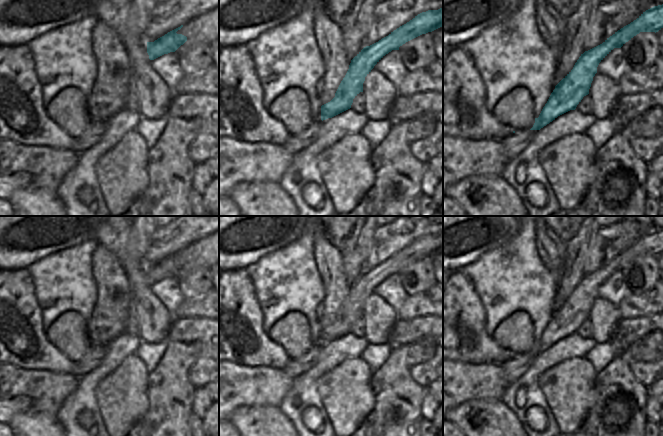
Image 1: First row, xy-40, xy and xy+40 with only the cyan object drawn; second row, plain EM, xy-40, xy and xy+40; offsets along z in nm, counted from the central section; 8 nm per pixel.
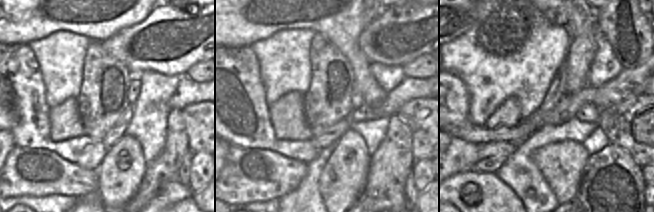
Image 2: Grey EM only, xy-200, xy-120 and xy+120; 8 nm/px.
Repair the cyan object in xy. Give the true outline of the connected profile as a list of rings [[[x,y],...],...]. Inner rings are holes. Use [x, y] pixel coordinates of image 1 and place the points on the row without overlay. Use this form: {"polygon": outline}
{"polygon": [[[443,232],[428,234],[415,240],[378,266],[364,271],[352,284],[335,321],[321,330],[321,344],[332,342],[351,332],[353,323],[363,316],[365,301],[392,274],[406,266],[443,250]]]}

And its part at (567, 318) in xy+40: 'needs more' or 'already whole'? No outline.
already whole

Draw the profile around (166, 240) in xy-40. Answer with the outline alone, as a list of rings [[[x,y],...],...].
[[[179,216],[166,226],[157,226],[145,253],[145,265],[154,266],[184,247],[219,230],[219,216]]]

